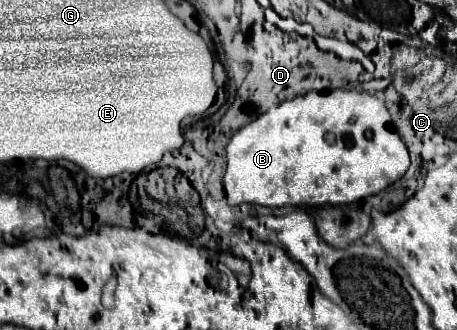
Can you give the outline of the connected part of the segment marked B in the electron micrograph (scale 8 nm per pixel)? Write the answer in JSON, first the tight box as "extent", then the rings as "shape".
{"extent":[224,88,410,206],"shape":[[[342,88],[326,92],[326,94],[312,90],[312,92],[306,92],[304,96],[296,96],[296,98],[286,100],[278,106],[272,106],[268,112],[260,114],[256,120],[242,126],[232,136],[232,140],[226,146],[226,158],[228,158],[228,166],[226,166],[226,176],[224,176],[224,190],[226,190],[226,198],[228,198],[230,206],[238,206],[238,204],[260,204],[260,206],[288,206],[288,204],[290,206],[320,206],[320,204],[340,206],[340,204],[350,204],[350,202],[356,202],[356,200],[362,200],[366,196],[382,192],[384,188],[394,184],[398,178],[402,178],[410,166],[410,156],[408,156],[406,144],[402,142],[402,138],[394,130],[390,112],[384,106],[384,102],[368,92],[342,90]]]}

